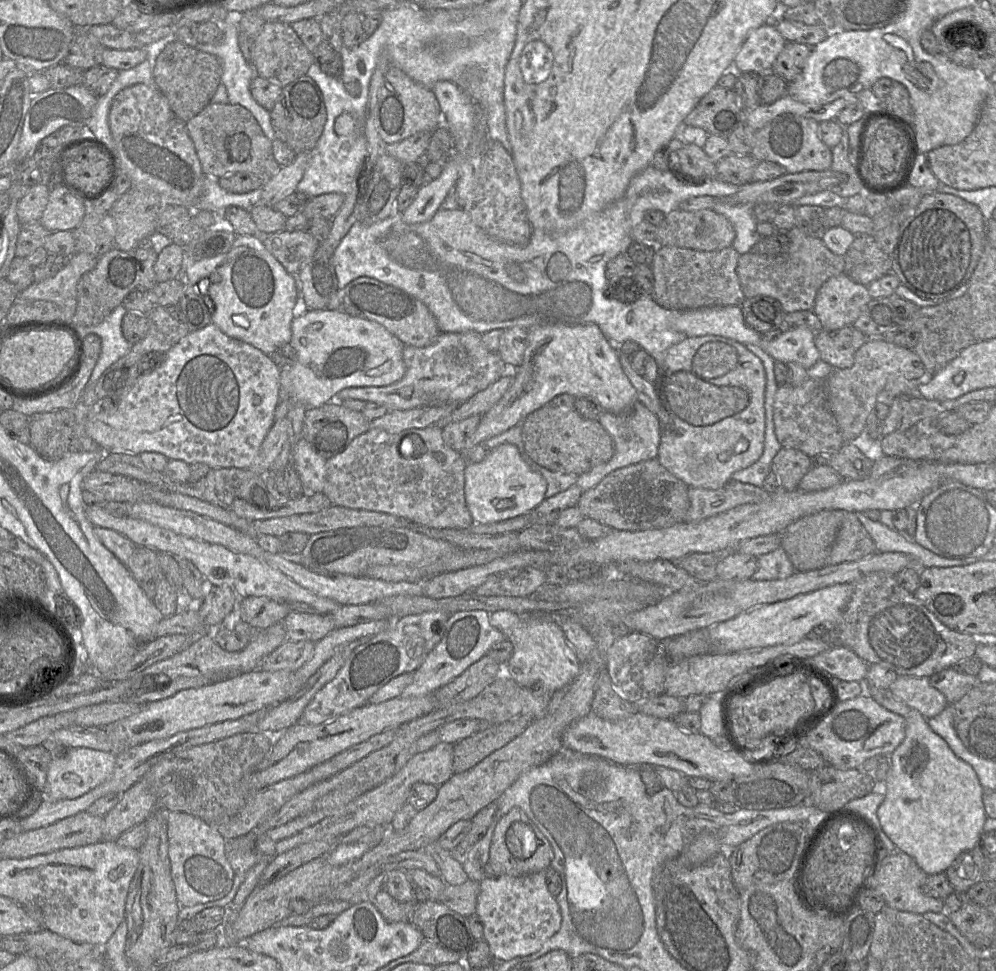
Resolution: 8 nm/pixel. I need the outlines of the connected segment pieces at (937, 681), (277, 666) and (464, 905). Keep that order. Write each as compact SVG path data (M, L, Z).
M946 668L929 677L931 686L940 691L949 705L959 701L980 683L977 676L957 673L954 668Z
M288 640L262 661L260 669L295 672L312 656L314 646L315 643L311 641Z
M470 879L462 885L447 885L438 902L467 917L476 912L479 890L479 882Z

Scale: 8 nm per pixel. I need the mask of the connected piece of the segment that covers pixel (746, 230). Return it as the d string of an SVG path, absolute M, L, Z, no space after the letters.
M717 203L712 209L724 215L731 222L735 230L735 238L731 247L740 255L749 252L758 241L757 221L753 208L754 205Z

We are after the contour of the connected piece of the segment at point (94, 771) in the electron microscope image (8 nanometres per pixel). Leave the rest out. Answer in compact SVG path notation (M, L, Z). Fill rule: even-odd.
M70 748L56 753L48 768L44 795L49 800L76 799L104 783L113 773L117 754L90 748Z

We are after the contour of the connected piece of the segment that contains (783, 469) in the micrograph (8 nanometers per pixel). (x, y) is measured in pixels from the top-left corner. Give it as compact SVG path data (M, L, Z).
M781 447L773 458L771 471L778 477L783 490L792 491L798 488L800 480L813 465L812 458L803 452Z

